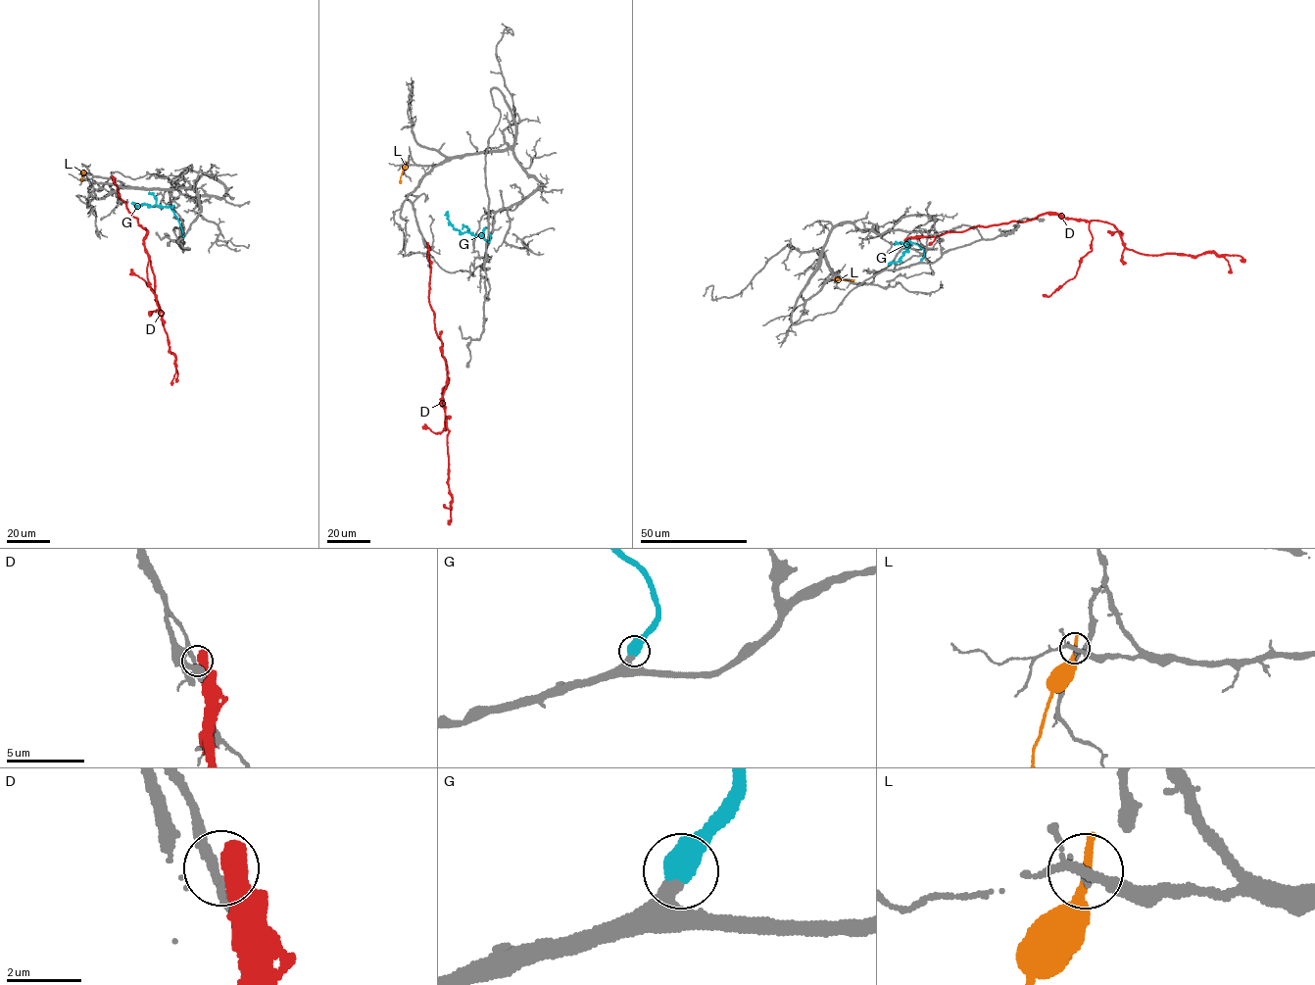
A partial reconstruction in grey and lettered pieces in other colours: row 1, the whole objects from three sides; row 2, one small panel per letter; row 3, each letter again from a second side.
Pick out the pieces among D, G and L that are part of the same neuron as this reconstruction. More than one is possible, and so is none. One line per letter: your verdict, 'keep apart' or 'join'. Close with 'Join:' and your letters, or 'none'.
D: keep apart
G: join
L: keep apart
Join: G

